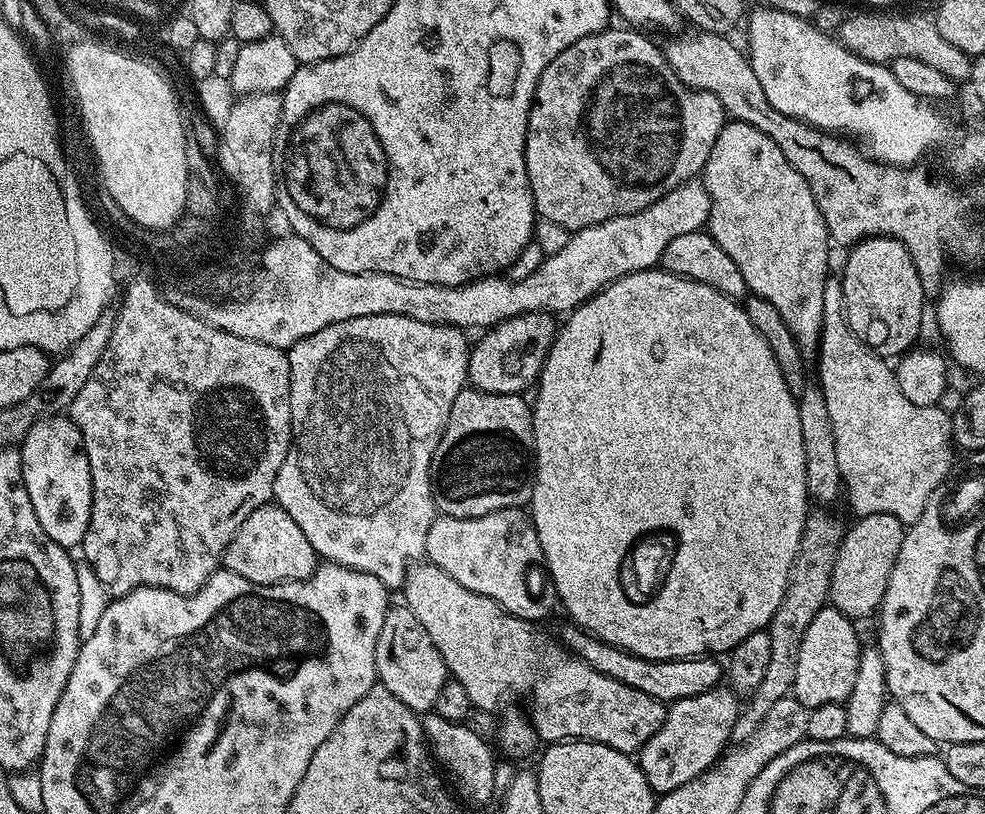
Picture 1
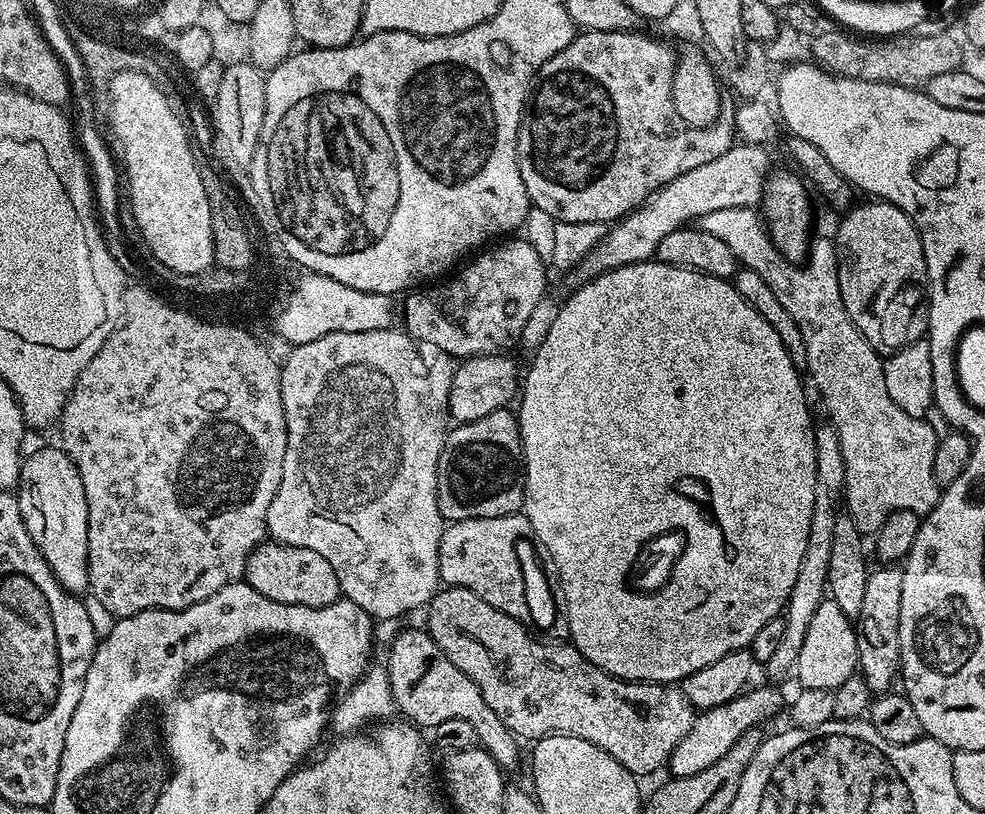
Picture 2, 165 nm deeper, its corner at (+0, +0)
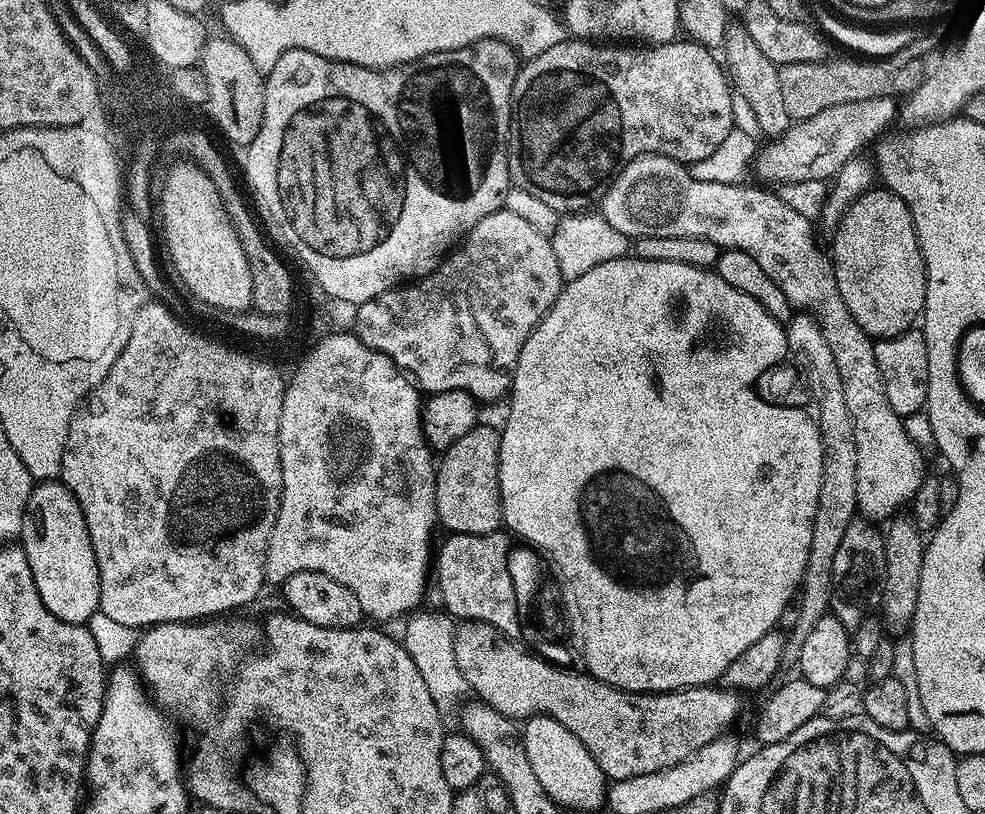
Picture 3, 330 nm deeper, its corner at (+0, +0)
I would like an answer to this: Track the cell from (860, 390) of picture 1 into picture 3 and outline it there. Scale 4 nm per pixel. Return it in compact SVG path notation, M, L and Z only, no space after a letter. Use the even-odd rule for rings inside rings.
M647 152L616 173L603 189L604 201L598 212L629 238L706 238L721 250L746 250L770 274L778 290L786 294L793 309L816 319L834 354L834 366L838 366L842 378L842 394L846 394L846 410L850 410L850 422L854 422L854 442L858 446L856 507L863 519L887 521L903 509L903 504L905 507L911 502L918 486L922 486L926 475L924 456L904 429L905 421L886 402L882 374L878 374L874 362L873 337L865 334L862 326L854 322L854 314L846 310L846 302L838 294L831 259L825 249L823 252L816 245L813 221L798 214L775 191L759 187L751 188L748 182L696 181L689 165L660 152Z

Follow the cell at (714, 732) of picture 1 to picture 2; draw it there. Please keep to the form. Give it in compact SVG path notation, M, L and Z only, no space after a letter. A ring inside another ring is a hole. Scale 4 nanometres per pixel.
M754 688L745 691L738 698L734 698L722 706L705 708L697 715L686 738L682 738L682 742L678 742L678 746L674 746L668 759L666 768L667 771L672 771L669 773L673 777L698 774L702 770L706 770L706 766L714 766L714 762L718 762L718 758L722 758L722 754L726 754L726 750L730 750L730 746L734 746L734 742L738 742L738 738L742 738L742 734L746 734L746 730L760 728L763 720L770 719L783 704L785 707L786 700L780 697L778 689Z

